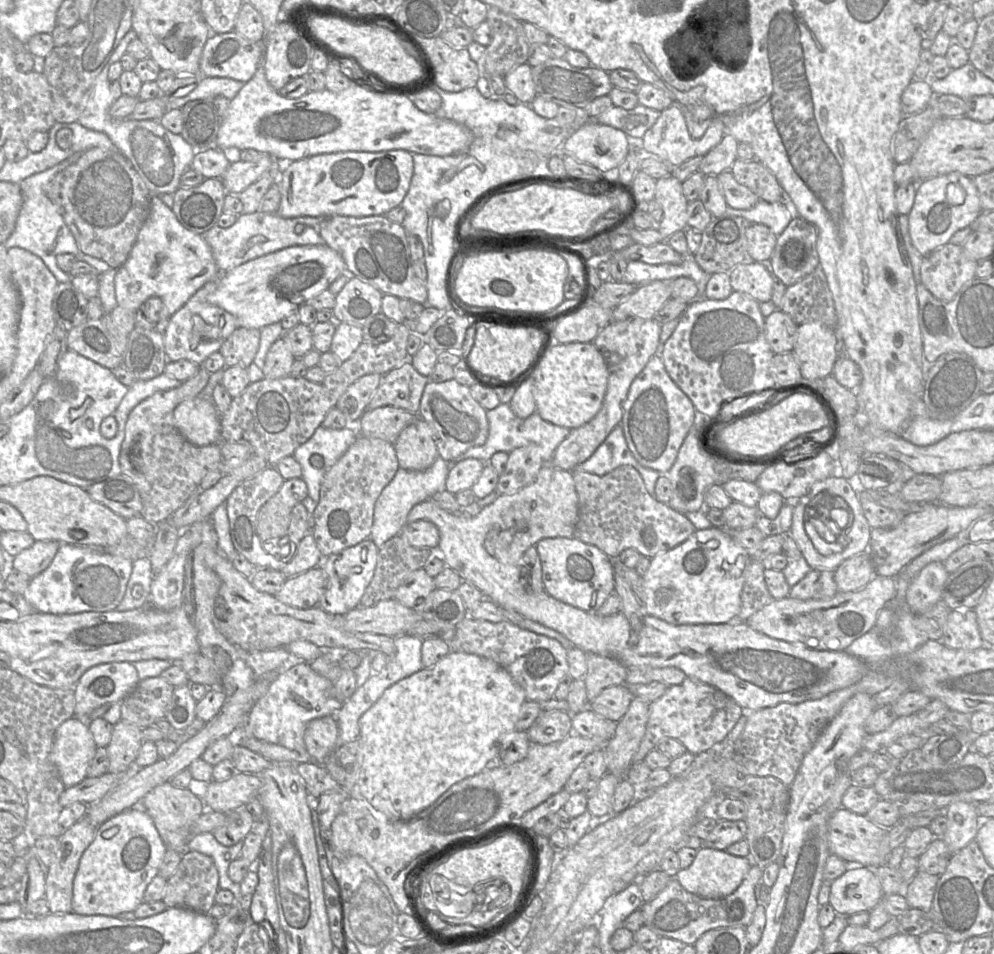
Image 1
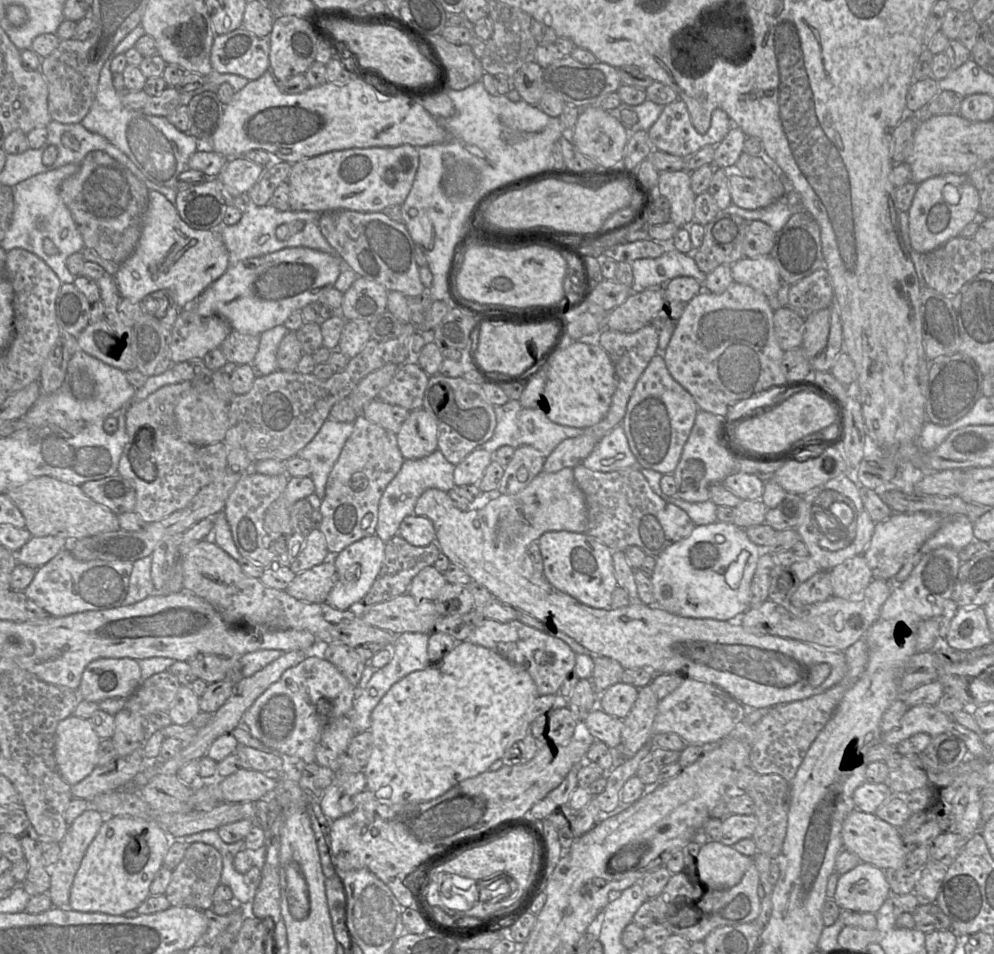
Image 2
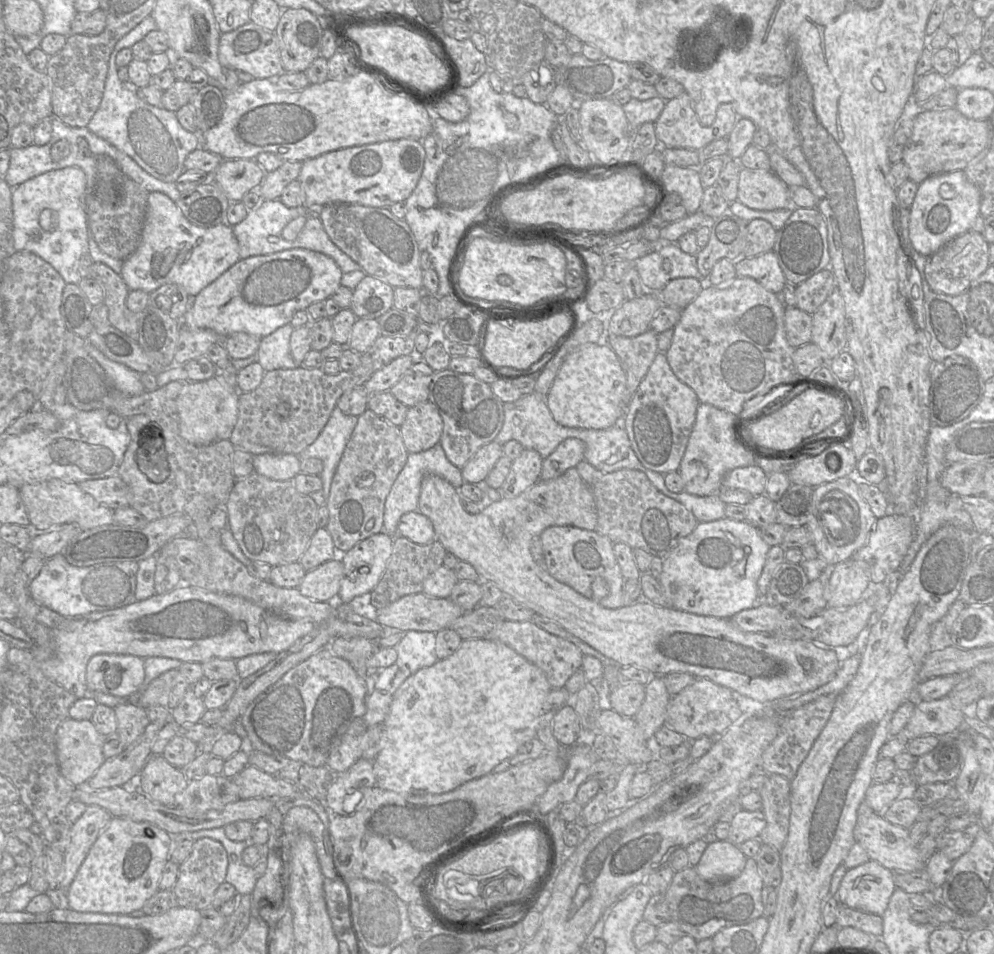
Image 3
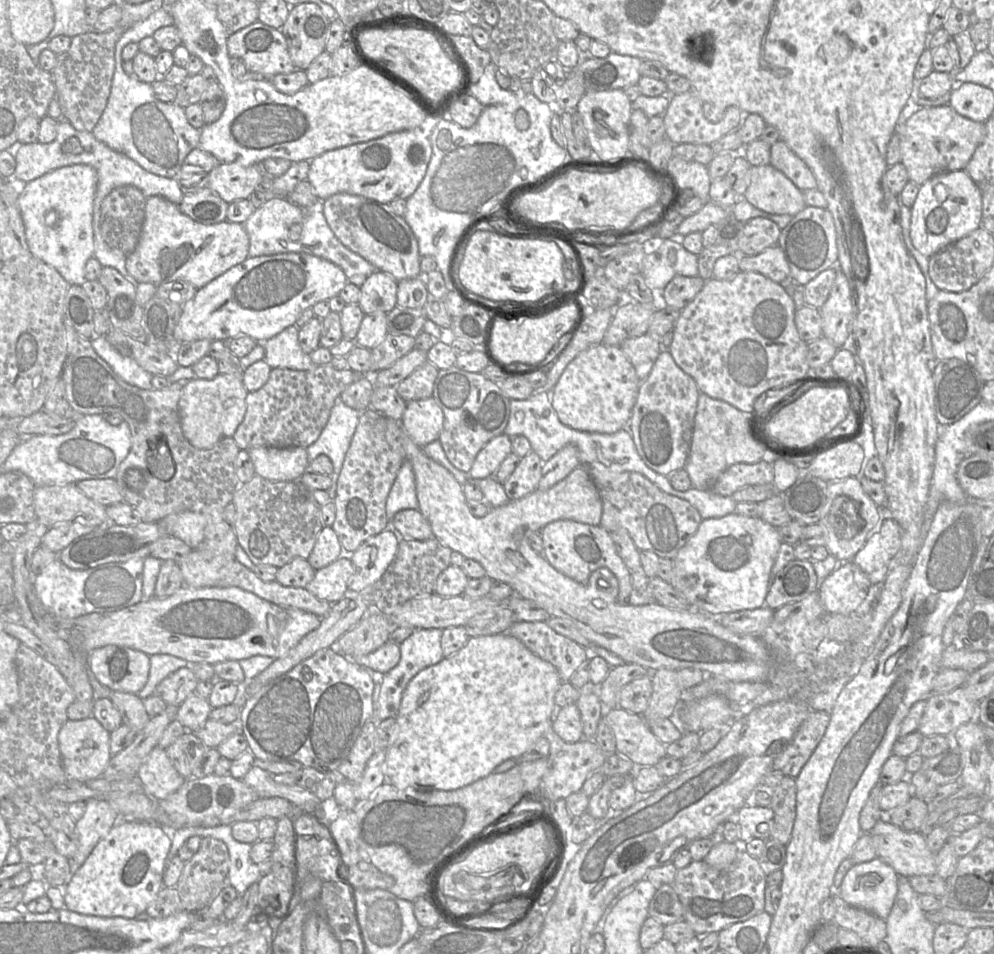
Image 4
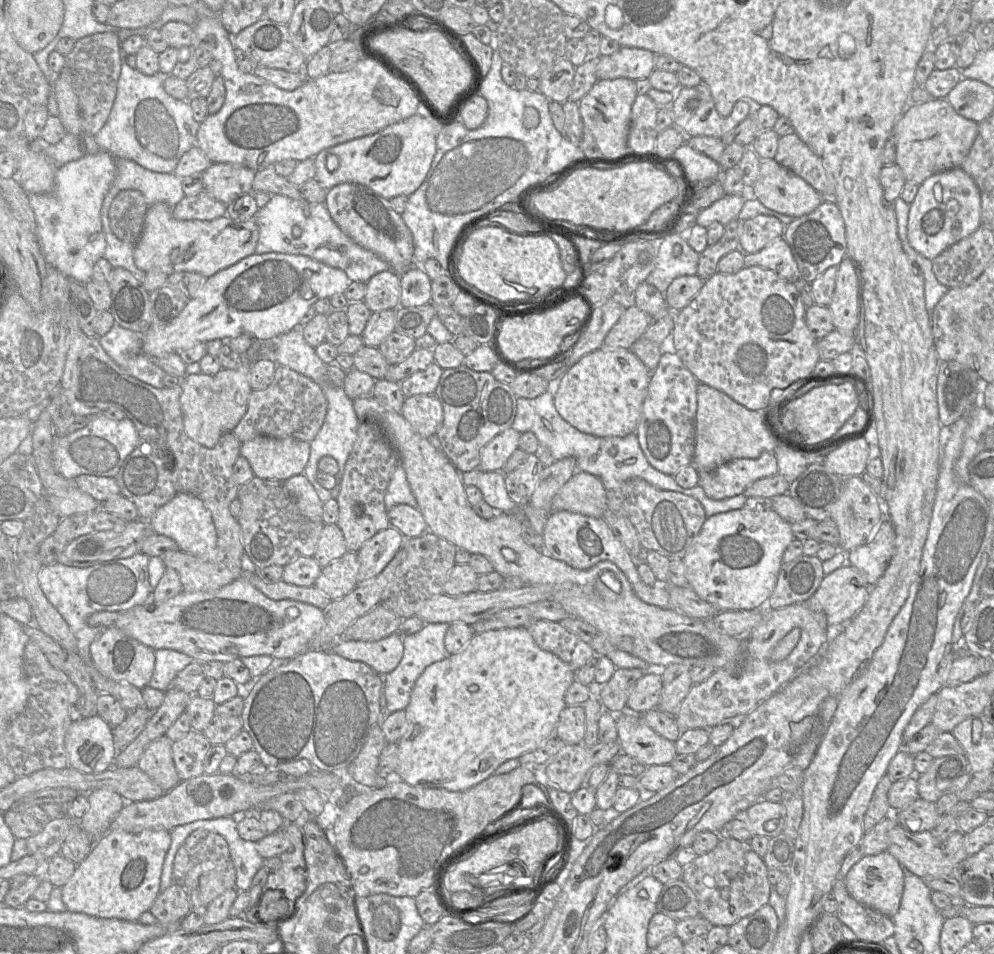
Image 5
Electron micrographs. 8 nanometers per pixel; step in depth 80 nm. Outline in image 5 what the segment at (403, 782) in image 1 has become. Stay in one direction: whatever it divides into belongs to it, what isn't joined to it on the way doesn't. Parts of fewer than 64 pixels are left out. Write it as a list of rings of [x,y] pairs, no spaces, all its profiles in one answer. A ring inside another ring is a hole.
[[[526,627],[504,628],[475,634],[469,643],[459,652],[433,663],[425,668],[416,680],[406,707],[407,730],[398,741],[398,764],[396,773],[402,781],[411,785],[441,787],[449,791],[469,789],[490,777],[502,763],[509,759],[519,758],[532,751],[550,737],[555,737],[556,725],[561,711],[566,707],[564,695],[574,682],[574,671],[556,655],[541,649],[534,641]]]

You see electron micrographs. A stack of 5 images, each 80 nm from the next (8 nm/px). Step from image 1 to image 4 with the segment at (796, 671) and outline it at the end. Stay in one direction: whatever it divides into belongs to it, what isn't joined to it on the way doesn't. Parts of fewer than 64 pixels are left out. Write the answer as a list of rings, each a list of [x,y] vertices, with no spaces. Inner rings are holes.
[[[402,430],[402,446],[405,451],[405,459],[409,460],[413,466],[413,471],[415,474],[416,482],[416,494],[419,503],[419,510],[422,515],[428,520],[431,525],[433,537],[435,537],[441,544],[452,549],[452,551],[457,551],[461,553],[467,559],[473,559],[479,562],[486,571],[486,576],[491,579],[499,580],[507,583],[514,591],[513,595],[518,595],[521,598],[531,600],[539,605],[541,608],[546,610],[551,617],[559,617],[570,621],[578,631],[592,643],[596,643],[598,646],[605,648],[606,650],[612,652],[613,654],[619,656],[623,659],[626,664],[638,664],[645,667],[648,670],[658,670],[658,669],[669,669],[678,670],[682,668],[697,668],[706,673],[707,676],[717,676],[724,677],[732,682],[760,682],[766,680],[772,669],[774,668],[774,661],[772,655],[768,648],[766,647],[760,634],[738,634],[730,631],[729,629],[722,626],[713,616],[706,614],[702,611],[698,611],[694,608],[688,610],[676,610],[664,607],[657,603],[650,603],[645,605],[631,605],[631,604],[620,604],[617,600],[618,596],[618,581],[614,574],[606,567],[601,567],[594,570],[587,581],[586,584],[581,584],[574,581],[573,579],[563,575],[555,568],[553,568],[548,561],[544,558],[542,554],[536,553],[528,543],[528,537],[533,532],[540,532],[541,529],[550,522],[556,520],[573,520],[576,522],[589,524],[589,525],[600,525],[602,517],[602,501],[598,488],[591,477],[588,469],[584,465],[580,465],[575,468],[565,479],[561,480],[553,487],[548,490],[541,491],[536,489],[527,496],[518,499],[510,500],[507,504],[495,508],[491,508],[490,512],[484,517],[476,517],[471,513],[468,507],[468,501],[463,492],[463,485],[461,485],[451,472],[449,472],[444,466],[437,463],[436,461],[429,458],[422,450],[422,447],[417,446]],[[599,579],[605,579],[611,587],[602,588],[598,585]]]

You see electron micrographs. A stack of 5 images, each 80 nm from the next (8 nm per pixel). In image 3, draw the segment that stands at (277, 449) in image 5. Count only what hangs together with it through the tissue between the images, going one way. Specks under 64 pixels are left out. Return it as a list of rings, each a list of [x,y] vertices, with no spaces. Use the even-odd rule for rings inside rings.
[[[258,454],[253,456],[253,468],[271,480],[293,480],[300,473],[300,459],[294,454]]]

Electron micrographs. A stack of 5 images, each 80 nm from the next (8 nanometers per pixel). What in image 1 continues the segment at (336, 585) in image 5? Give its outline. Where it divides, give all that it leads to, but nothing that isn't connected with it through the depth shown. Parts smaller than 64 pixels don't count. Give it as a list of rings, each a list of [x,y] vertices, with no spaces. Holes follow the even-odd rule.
[[[321,566],[287,578],[282,588],[274,594],[280,602],[299,609],[318,606],[327,585],[327,575]]]

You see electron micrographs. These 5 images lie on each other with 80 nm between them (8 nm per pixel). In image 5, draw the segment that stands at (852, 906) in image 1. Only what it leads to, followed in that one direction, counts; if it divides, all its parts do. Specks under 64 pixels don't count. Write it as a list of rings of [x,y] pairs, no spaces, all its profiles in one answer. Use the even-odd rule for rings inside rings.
[[[888,851],[863,856],[844,879],[848,893],[860,904],[892,918],[899,910],[904,890],[904,868]]]

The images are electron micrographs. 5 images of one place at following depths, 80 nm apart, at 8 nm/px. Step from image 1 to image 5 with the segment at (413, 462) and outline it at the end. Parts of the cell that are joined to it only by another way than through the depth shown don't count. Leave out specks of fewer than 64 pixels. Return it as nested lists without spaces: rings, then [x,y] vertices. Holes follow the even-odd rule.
[[[419,394],[405,398],[401,414],[419,435],[428,439],[442,423],[443,407],[435,394]]]

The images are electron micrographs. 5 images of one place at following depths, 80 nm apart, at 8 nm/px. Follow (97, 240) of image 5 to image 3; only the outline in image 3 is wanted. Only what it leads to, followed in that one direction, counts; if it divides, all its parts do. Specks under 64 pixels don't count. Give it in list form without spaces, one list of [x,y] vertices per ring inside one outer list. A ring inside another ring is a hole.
[[[76,166],[65,167],[62,169],[51,170],[46,173],[40,174],[34,178],[31,178],[12,190],[12,211],[13,211],[13,223],[12,223],[12,247],[15,251],[29,251],[32,252],[43,260],[48,262],[53,268],[61,275],[66,284],[78,284],[82,277],[78,272],[79,259],[82,255],[89,252],[89,228],[87,222],[87,214],[85,210],[85,191],[87,186],[87,179],[84,171]],[[60,244],[61,249],[59,252],[55,252],[54,245]]]

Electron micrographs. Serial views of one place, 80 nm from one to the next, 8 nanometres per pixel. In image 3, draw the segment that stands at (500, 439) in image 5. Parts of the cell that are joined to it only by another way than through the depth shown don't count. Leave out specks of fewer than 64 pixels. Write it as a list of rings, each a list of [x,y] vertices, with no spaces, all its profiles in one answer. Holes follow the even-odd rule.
[[[495,440],[482,446],[461,469],[465,483],[485,481],[496,462],[503,456],[503,445]]]

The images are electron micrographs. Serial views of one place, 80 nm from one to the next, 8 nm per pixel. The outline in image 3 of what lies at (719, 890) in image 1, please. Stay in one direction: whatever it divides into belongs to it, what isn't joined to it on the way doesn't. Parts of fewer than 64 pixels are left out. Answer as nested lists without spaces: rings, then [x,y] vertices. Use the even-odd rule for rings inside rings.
[[[727,840],[708,843],[700,861],[695,865],[698,875],[709,882],[722,882],[738,877],[747,857],[739,846]]]

